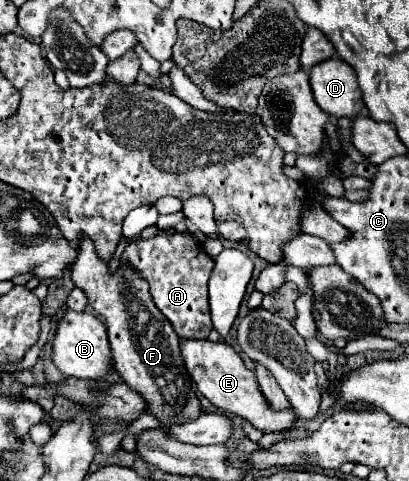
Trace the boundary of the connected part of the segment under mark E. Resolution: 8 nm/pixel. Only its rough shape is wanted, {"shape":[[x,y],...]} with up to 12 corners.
{"shape":[[181,340],[199,392],[265,432],[291,430],[225,342]]}

